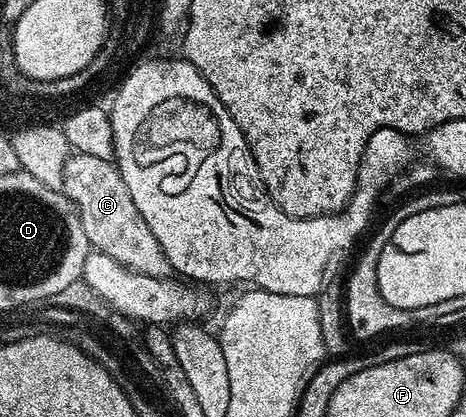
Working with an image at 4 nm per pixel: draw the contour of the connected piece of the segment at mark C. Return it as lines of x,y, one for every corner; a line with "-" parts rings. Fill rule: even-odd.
75,152
63,169
62,191
76,205
91,248
110,255
132,272
146,274
150,278
173,276
174,270
169,259
139,214
138,207
134,206
134,199
112,161

